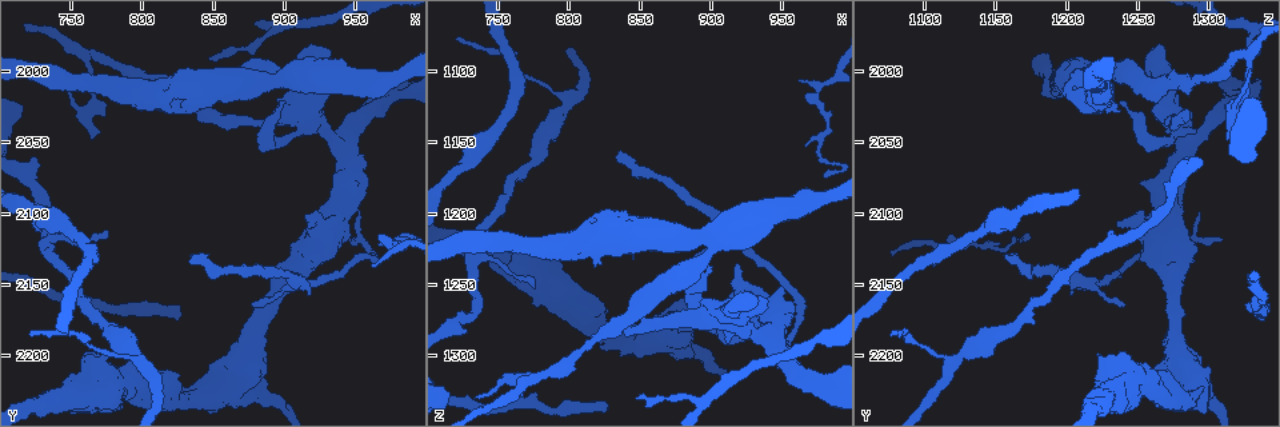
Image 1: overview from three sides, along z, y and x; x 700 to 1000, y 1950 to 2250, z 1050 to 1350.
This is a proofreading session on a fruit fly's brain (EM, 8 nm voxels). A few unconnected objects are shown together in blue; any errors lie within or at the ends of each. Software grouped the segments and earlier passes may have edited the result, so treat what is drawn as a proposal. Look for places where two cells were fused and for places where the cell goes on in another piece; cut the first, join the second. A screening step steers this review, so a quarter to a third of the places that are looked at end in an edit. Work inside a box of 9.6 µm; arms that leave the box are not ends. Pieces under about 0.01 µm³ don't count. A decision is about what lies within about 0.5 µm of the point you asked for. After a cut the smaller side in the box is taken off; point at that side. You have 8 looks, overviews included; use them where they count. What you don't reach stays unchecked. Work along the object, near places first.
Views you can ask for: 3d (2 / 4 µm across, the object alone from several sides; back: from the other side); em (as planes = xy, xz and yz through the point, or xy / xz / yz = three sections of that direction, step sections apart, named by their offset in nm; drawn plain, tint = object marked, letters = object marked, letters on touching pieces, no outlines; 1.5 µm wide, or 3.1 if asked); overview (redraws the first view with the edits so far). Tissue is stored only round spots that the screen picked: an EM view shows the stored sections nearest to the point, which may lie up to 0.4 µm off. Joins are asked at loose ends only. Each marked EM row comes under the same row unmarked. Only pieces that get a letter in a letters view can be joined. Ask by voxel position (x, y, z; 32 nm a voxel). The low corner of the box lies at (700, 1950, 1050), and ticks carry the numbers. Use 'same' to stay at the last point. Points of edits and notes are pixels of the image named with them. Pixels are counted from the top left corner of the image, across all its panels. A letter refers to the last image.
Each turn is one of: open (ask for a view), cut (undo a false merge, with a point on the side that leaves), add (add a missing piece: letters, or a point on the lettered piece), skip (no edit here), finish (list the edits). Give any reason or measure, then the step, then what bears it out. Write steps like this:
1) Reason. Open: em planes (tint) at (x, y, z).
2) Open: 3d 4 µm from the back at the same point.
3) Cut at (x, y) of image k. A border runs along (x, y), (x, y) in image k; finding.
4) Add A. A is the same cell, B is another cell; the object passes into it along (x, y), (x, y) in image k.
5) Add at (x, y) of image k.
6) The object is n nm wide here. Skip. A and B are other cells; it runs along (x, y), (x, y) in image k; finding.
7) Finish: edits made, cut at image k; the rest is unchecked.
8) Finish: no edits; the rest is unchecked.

Open: em xz step 4 (tint) at (766, 2048, 1314).

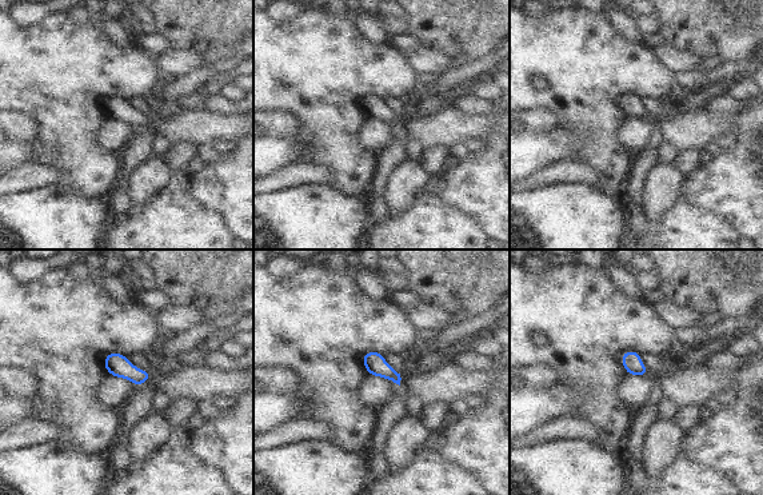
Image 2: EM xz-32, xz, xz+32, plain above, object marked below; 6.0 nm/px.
Cut it another way. Open: em planes (letters) at the same point.

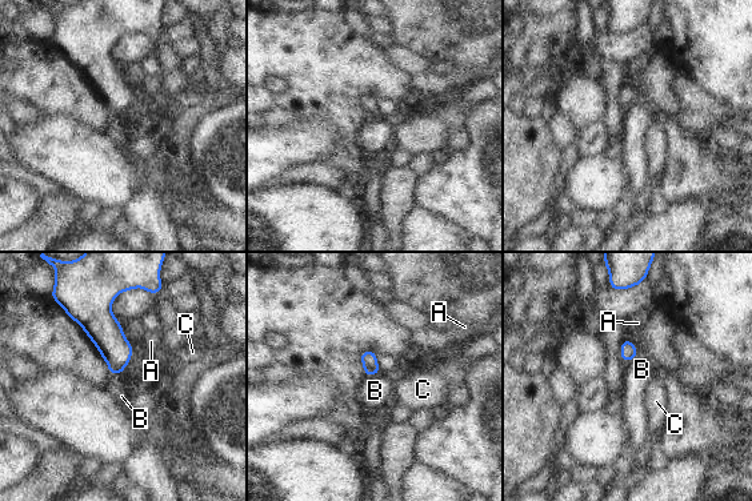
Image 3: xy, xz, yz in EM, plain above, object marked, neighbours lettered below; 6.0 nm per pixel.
The longest contact is with B, 100 nm. Skip. A, B and C are other cells; a border runs along (380, 373), (372, 373), (366, 377) in image 3; none of them fits.

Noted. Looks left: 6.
Open: em planes (letters) at (868, 1986, 1330).

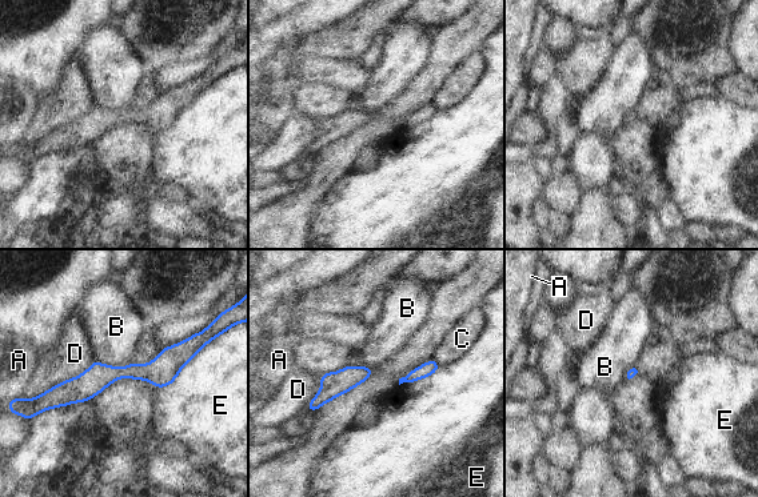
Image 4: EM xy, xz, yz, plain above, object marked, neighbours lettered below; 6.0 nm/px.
The longest contact is with D, 480 nm. Skip. A, B, C, D and E are other cells; a border runs along (98, 359), (119, 368), (131, 361) in image 4; continuous, no second cell.

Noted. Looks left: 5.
End of a long branch. Open: em xy step 4 (letters) at (722, 2184, 1076).

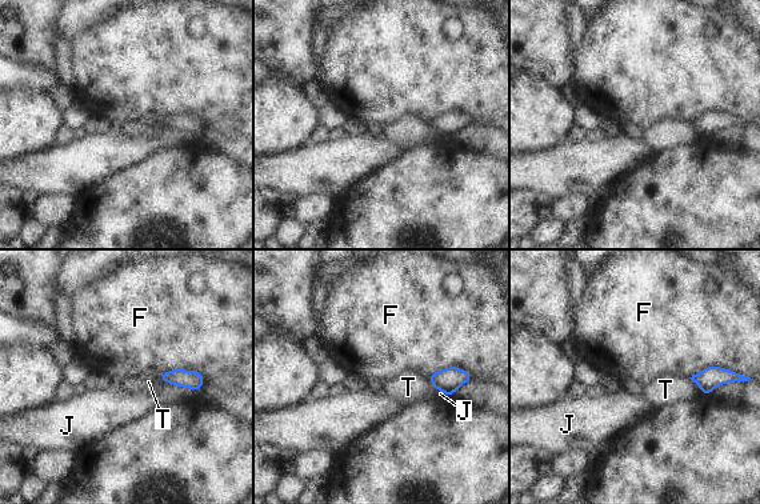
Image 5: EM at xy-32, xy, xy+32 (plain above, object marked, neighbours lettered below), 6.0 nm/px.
The longest contact is with F, 280 nm. Skip. F, J and T are other cells; none of them fits.

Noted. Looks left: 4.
Finish: no edits; the rest is unchecked.

